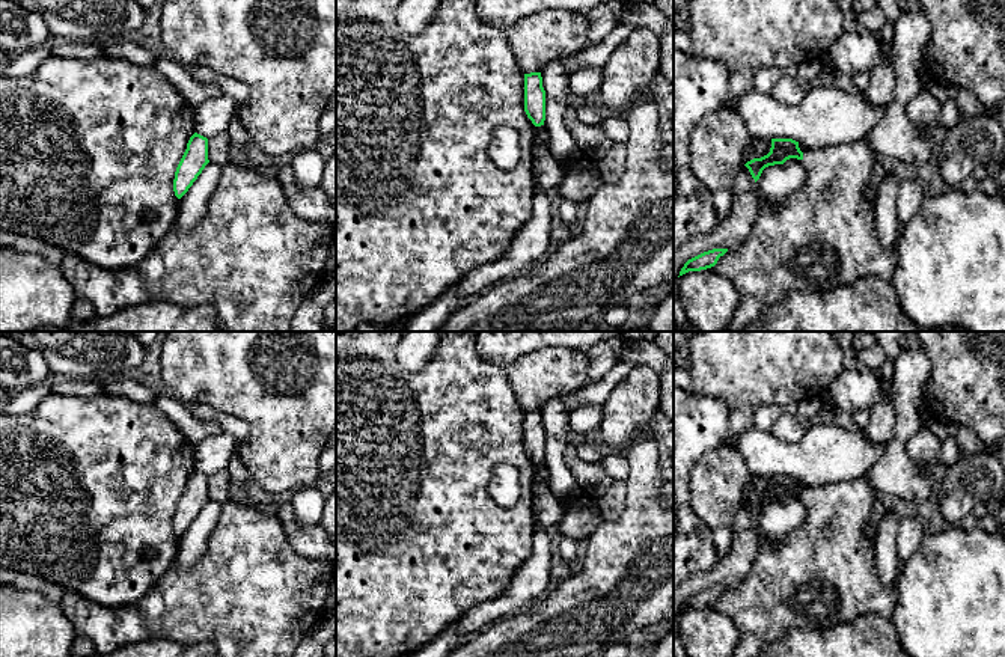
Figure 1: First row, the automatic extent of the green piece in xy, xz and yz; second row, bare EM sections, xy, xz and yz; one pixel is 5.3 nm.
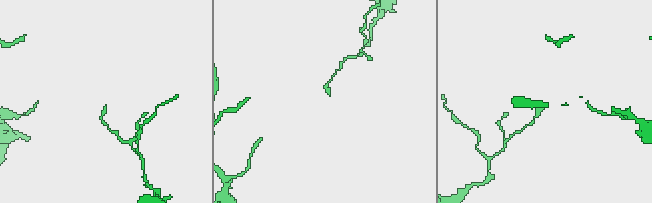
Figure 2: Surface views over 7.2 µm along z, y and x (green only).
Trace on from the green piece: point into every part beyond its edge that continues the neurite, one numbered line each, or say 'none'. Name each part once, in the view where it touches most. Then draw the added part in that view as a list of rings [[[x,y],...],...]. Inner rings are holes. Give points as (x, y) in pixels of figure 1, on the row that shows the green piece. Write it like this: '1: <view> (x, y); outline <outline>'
none

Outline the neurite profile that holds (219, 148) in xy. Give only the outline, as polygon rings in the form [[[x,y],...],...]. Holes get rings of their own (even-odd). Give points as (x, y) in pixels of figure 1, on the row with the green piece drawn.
[[[221,133],[212,139],[208,139],[208,160],[218,166],[226,166],[231,163],[231,139],[228,133]]]

